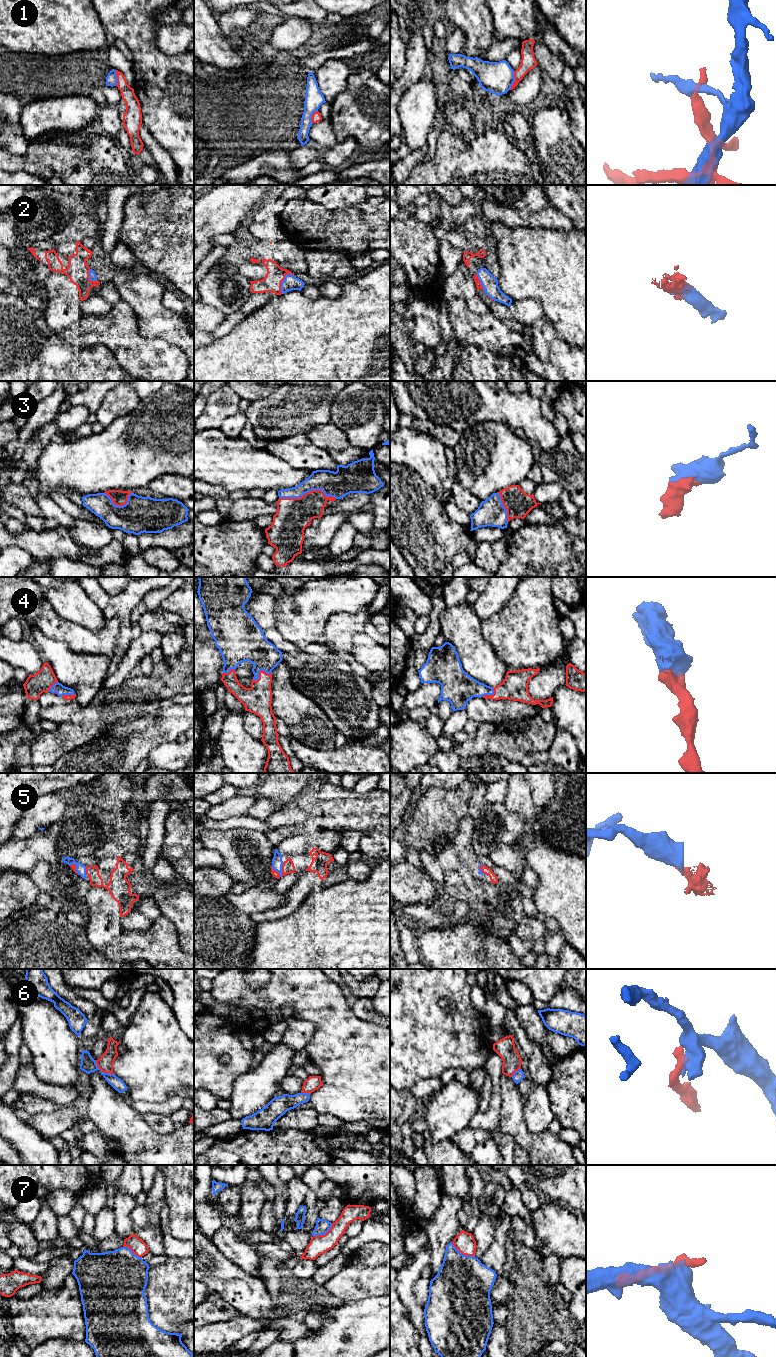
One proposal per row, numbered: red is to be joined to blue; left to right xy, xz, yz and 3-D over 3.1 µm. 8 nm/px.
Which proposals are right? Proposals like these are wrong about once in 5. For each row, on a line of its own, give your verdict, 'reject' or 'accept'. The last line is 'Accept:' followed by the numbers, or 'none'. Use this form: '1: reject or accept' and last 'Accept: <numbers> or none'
1: reject
2: accept
3: accept
4: accept
5: accept
6: reject
7: reject
Accept: 2, 3, 4, 5

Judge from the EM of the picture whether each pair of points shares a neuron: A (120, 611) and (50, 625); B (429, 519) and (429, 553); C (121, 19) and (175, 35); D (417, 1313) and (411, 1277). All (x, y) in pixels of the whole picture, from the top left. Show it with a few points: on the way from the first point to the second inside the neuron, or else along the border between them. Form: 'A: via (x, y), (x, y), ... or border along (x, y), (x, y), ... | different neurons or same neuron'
A: border along (106, 618), (115, 618), (119, 622), (118, 638) | different neurons
B: via (429, 527), (429, 545) | same neuron
C: border along (158, 27), (156, 42), (164, 53) | different neurons
D: via (411, 1304), (408, 1299), (408, 1286) | same neuron

